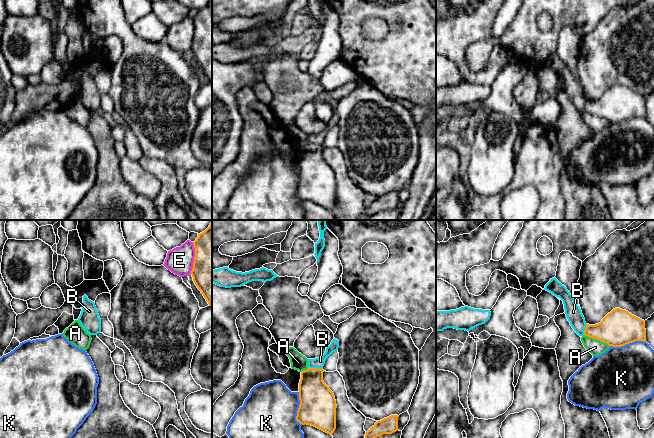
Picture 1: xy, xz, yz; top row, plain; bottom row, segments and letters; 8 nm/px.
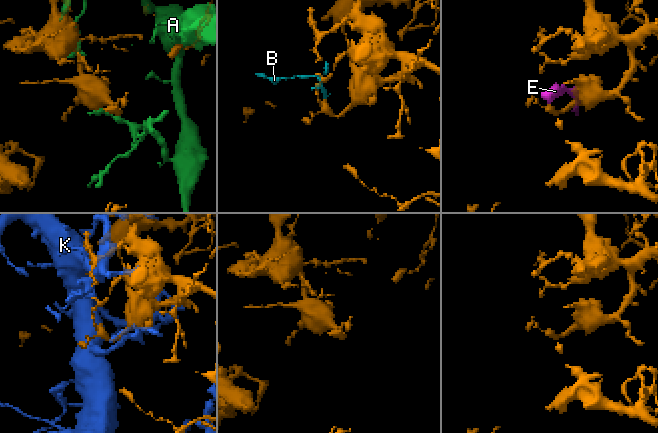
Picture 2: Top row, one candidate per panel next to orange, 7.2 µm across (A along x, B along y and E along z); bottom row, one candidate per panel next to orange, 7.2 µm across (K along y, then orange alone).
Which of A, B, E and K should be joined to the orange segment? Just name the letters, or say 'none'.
none

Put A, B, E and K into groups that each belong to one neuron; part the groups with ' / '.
A / B / E / K

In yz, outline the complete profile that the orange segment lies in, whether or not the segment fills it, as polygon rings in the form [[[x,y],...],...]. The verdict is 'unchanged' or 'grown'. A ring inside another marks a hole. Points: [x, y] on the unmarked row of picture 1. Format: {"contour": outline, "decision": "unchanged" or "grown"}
{"contour": [[[620,84],[613,85],[600,99],[586,100],[584,111],[621,123],[635,117],[646,117],[645,97]]], "decision": "unchanged"}

